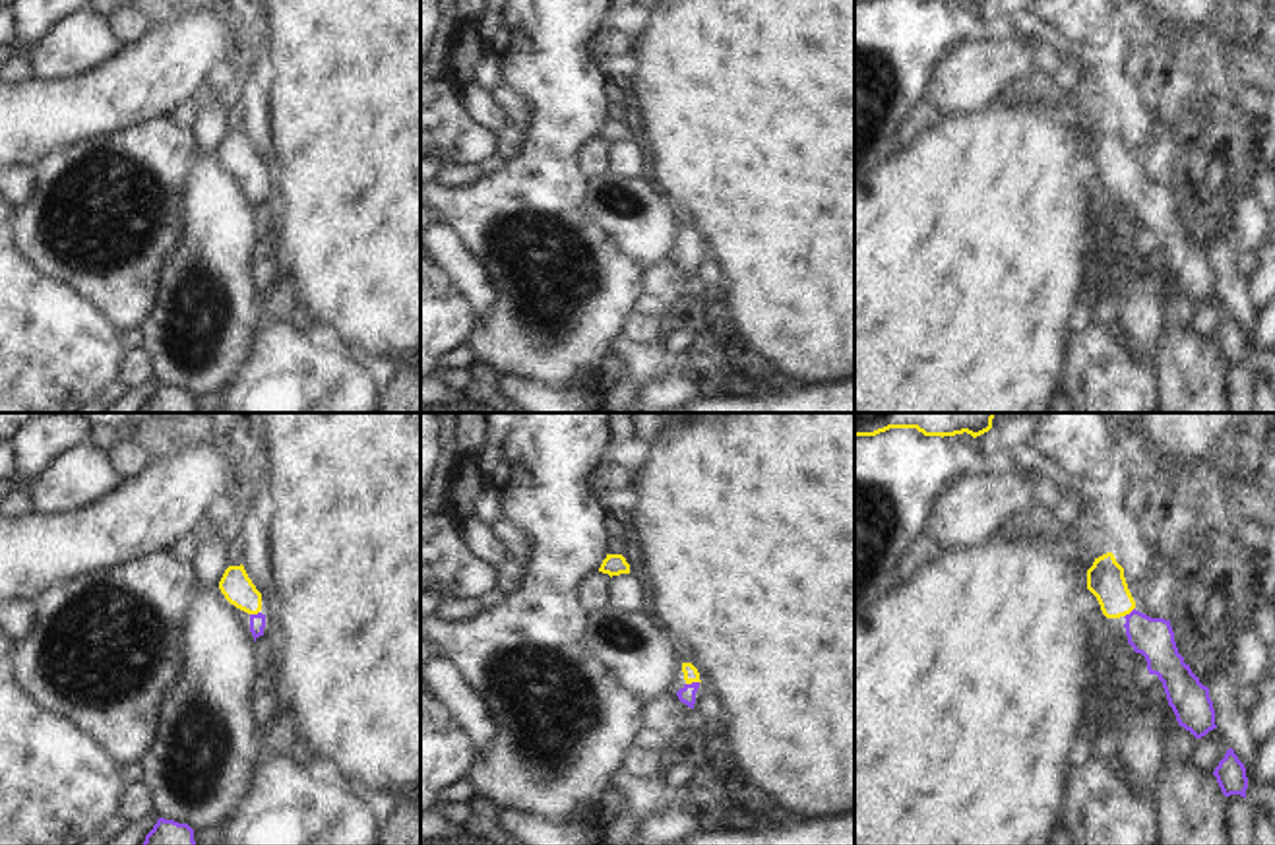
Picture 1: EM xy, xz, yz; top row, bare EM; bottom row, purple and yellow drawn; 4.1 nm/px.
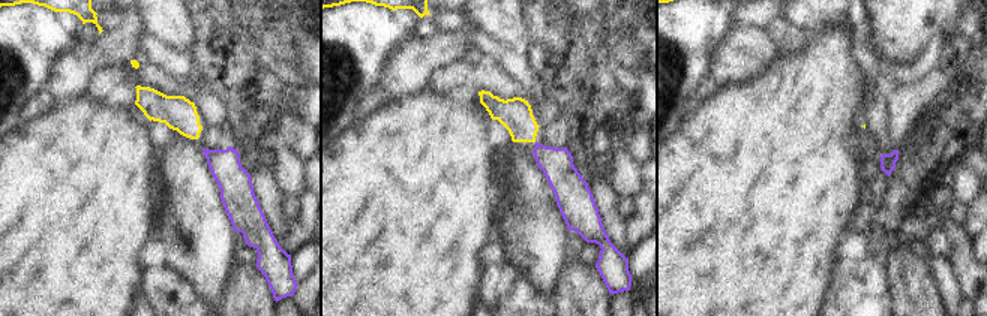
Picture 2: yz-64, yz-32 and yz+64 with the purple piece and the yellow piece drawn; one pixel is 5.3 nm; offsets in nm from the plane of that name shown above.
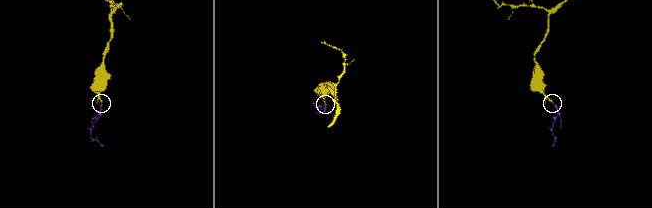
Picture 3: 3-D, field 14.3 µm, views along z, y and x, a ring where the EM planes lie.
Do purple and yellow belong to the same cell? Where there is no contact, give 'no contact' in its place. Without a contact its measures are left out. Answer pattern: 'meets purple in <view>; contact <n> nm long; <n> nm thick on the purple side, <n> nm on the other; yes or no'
meets purple in xz; contact 60 nm long; 70 nm thick on the purple side, 60 nm on the other; yes

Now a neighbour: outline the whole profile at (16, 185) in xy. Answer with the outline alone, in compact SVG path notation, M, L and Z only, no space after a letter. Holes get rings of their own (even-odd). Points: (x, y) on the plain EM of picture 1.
M31 165L0 169L0 196L12 209L23 205L35 190L35 172Z

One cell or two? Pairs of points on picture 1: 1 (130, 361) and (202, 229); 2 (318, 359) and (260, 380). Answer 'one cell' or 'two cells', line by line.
1: two cells
2: one cell

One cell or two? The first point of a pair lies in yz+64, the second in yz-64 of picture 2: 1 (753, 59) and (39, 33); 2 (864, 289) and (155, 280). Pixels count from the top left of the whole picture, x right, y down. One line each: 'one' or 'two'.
1: two
2: one

